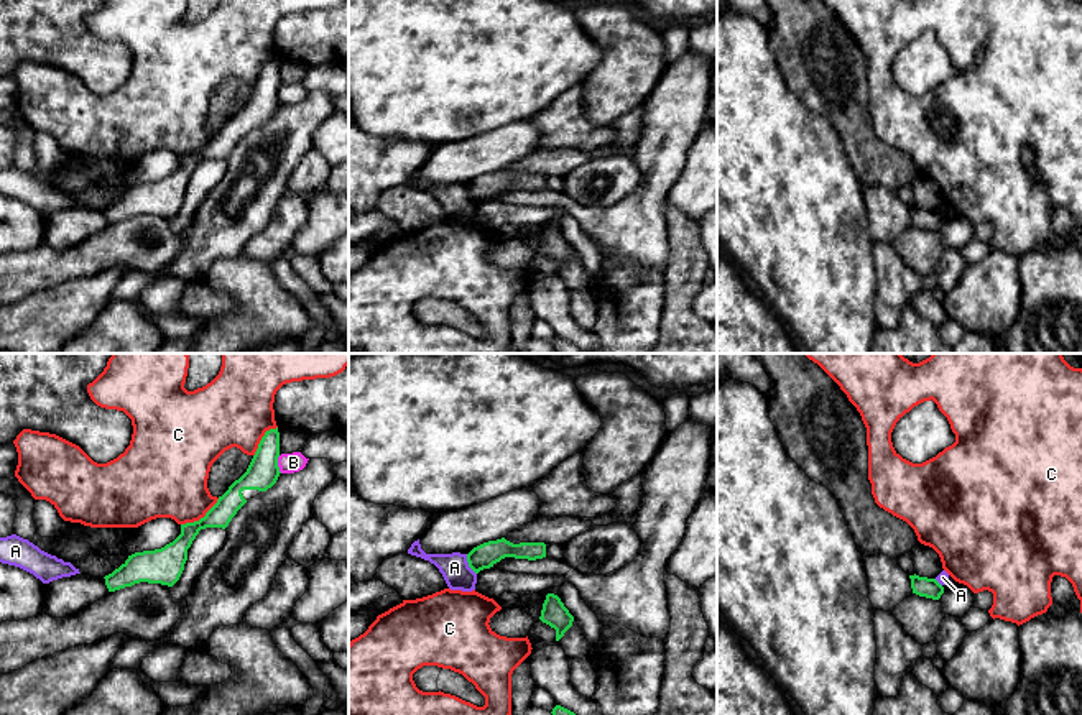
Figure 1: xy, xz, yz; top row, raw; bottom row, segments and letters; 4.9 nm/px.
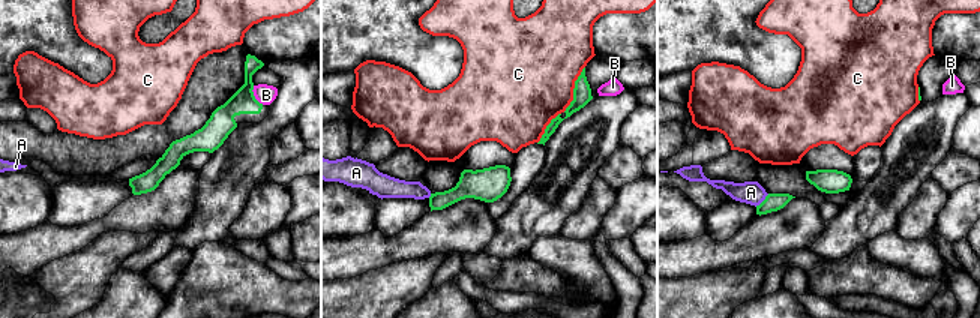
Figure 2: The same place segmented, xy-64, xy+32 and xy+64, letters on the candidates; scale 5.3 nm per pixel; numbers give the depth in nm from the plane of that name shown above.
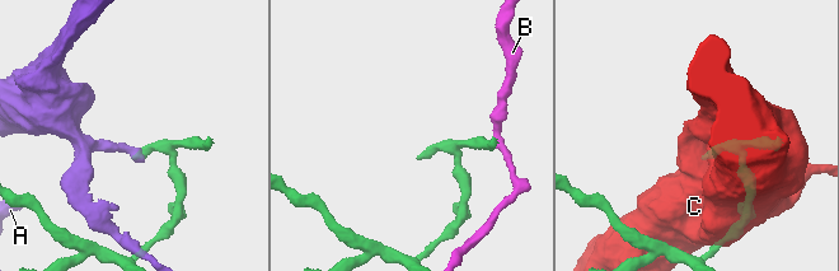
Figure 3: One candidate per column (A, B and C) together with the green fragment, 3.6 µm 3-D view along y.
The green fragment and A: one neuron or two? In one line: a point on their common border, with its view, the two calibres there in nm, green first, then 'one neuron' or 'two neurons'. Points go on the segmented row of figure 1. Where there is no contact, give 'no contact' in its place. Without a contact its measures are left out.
xz (469, 564) | 120/140 nm | one neuron

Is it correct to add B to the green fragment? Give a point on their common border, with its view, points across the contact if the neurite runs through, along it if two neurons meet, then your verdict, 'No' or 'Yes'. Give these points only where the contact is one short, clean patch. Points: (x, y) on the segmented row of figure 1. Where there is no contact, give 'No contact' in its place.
Touches green at xy (277, 464). Boundary: xy (278, 456), (278, 469), (282, 472). No

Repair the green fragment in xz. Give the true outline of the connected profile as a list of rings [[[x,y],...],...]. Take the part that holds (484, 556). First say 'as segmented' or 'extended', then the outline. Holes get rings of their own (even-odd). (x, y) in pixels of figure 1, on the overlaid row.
as segmented; [[[502,537],[474,547],[467,554],[467,562],[469,567],[475,574],[479,574],[483,569],[493,567],[497,562],[500,562],[505,557],[528,559],[528,560],[543,559],[546,557],[546,544],[544,542],[513,544],[505,537]]]

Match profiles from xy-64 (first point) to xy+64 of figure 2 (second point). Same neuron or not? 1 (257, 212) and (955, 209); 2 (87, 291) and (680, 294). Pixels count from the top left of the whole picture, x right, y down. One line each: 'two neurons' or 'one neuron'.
1: two neurons
2: one neuron

